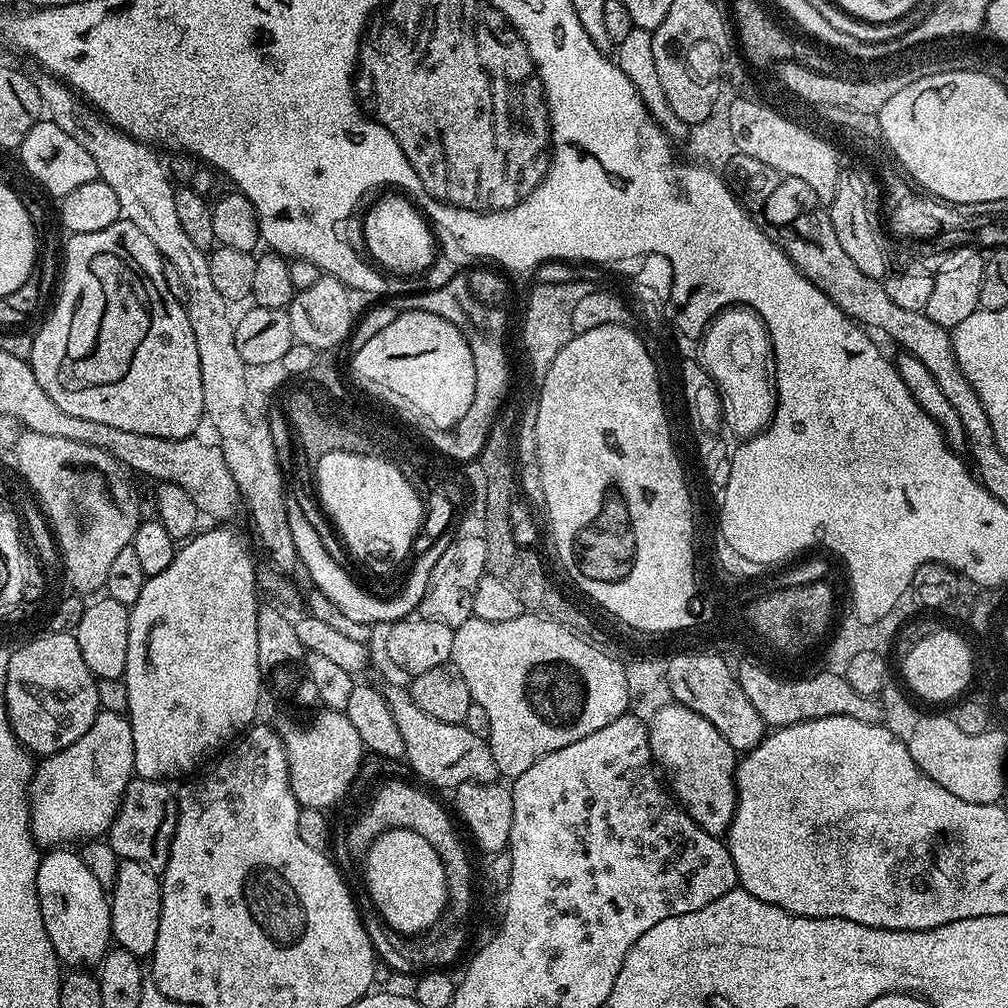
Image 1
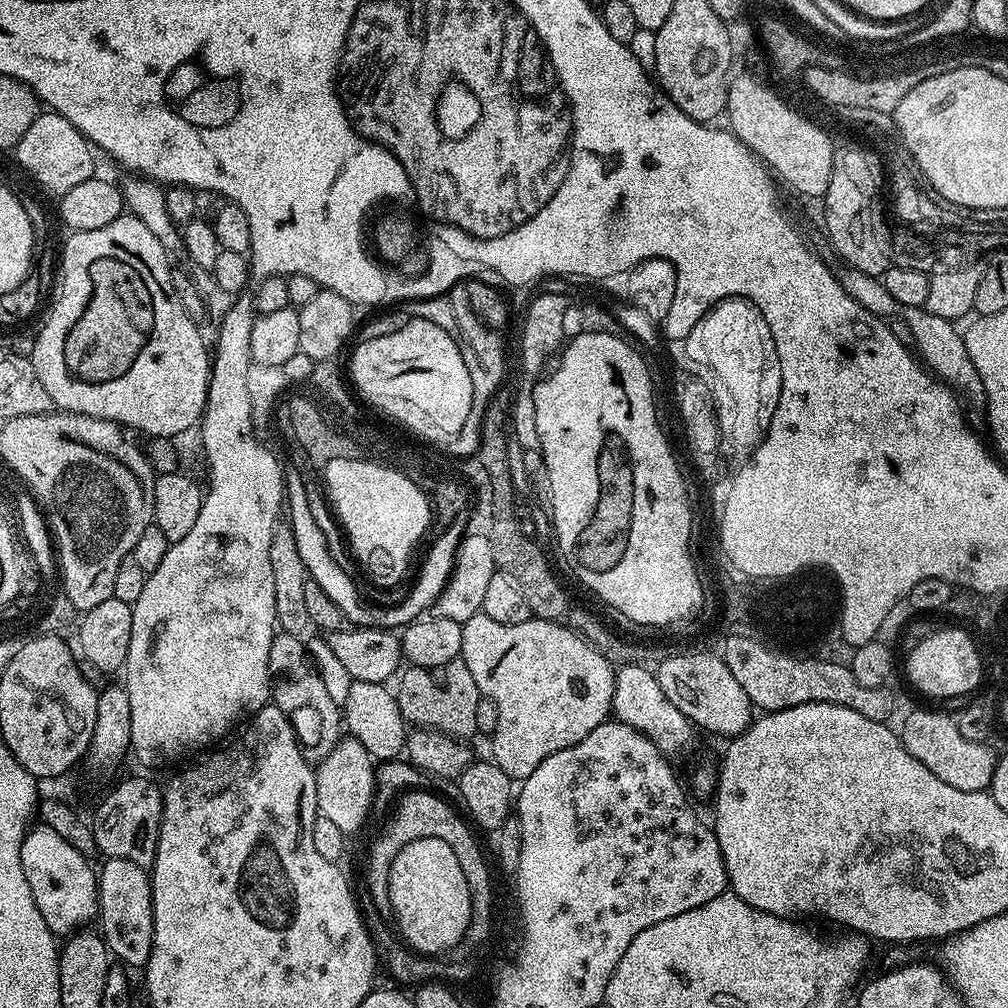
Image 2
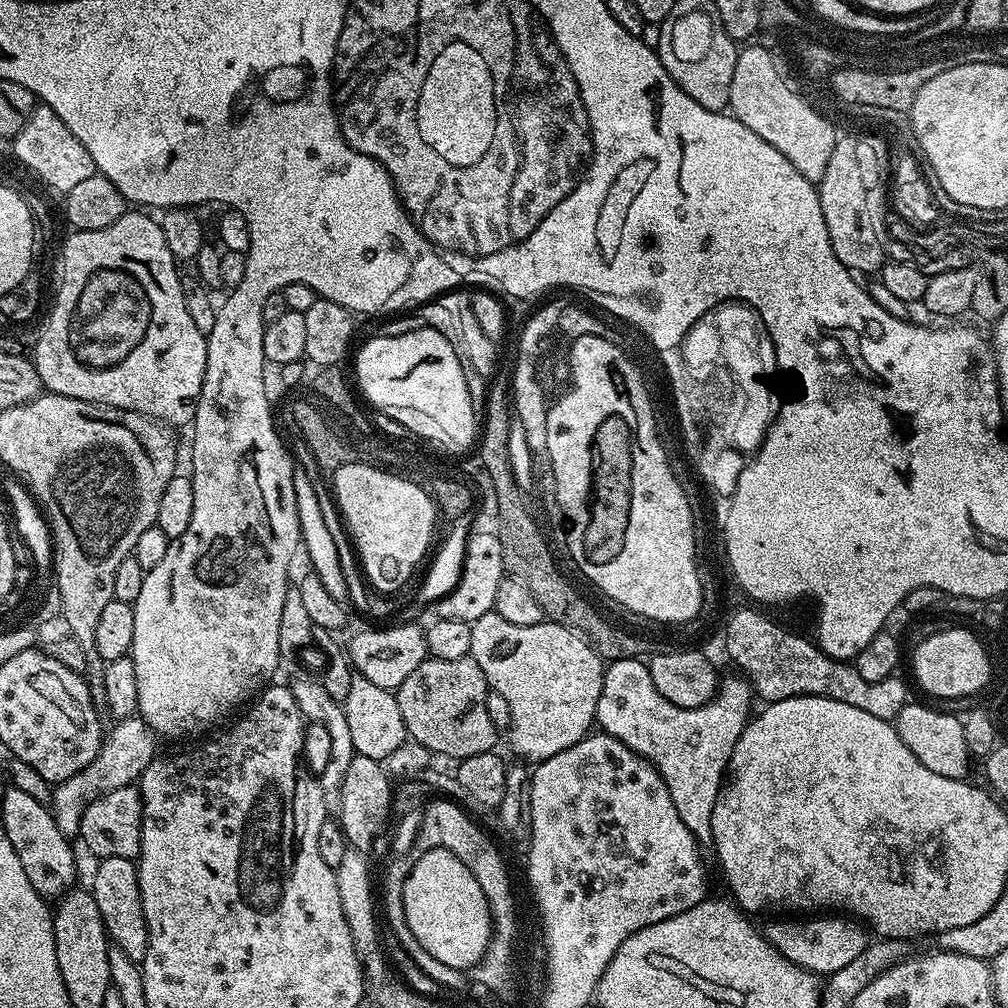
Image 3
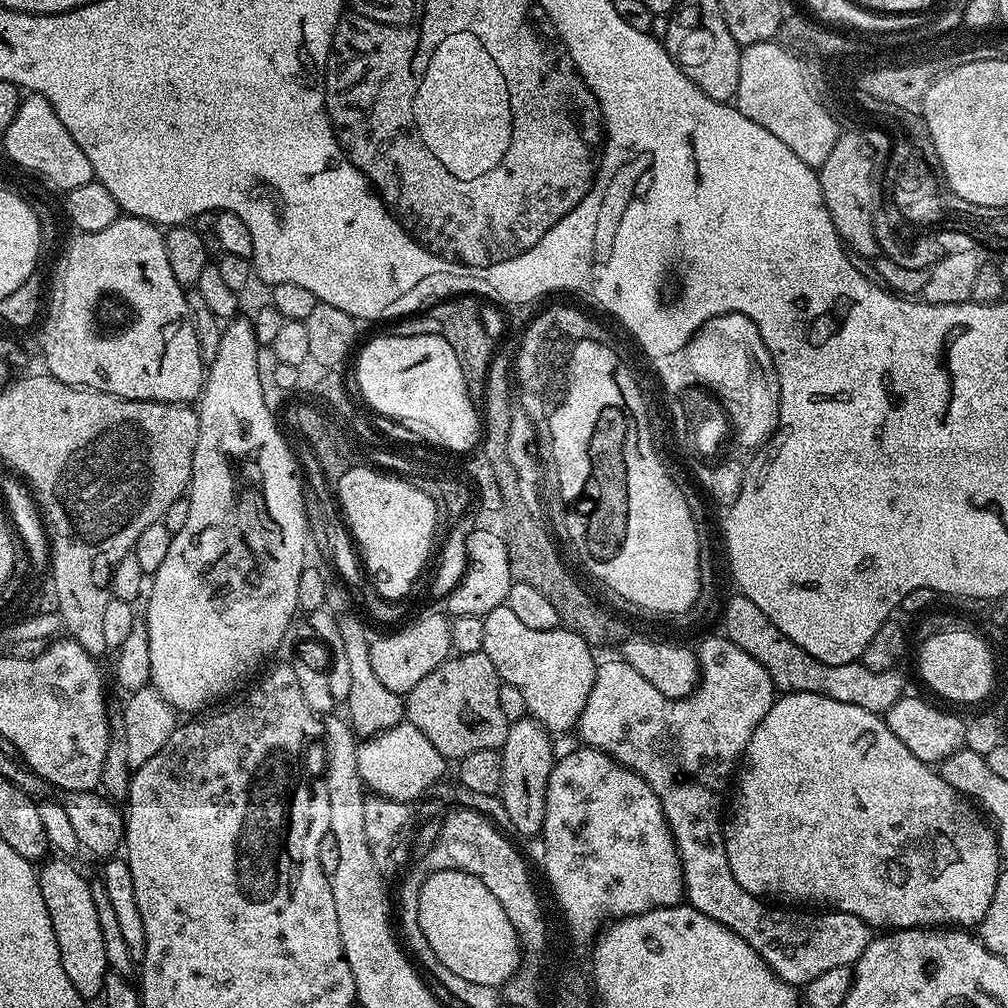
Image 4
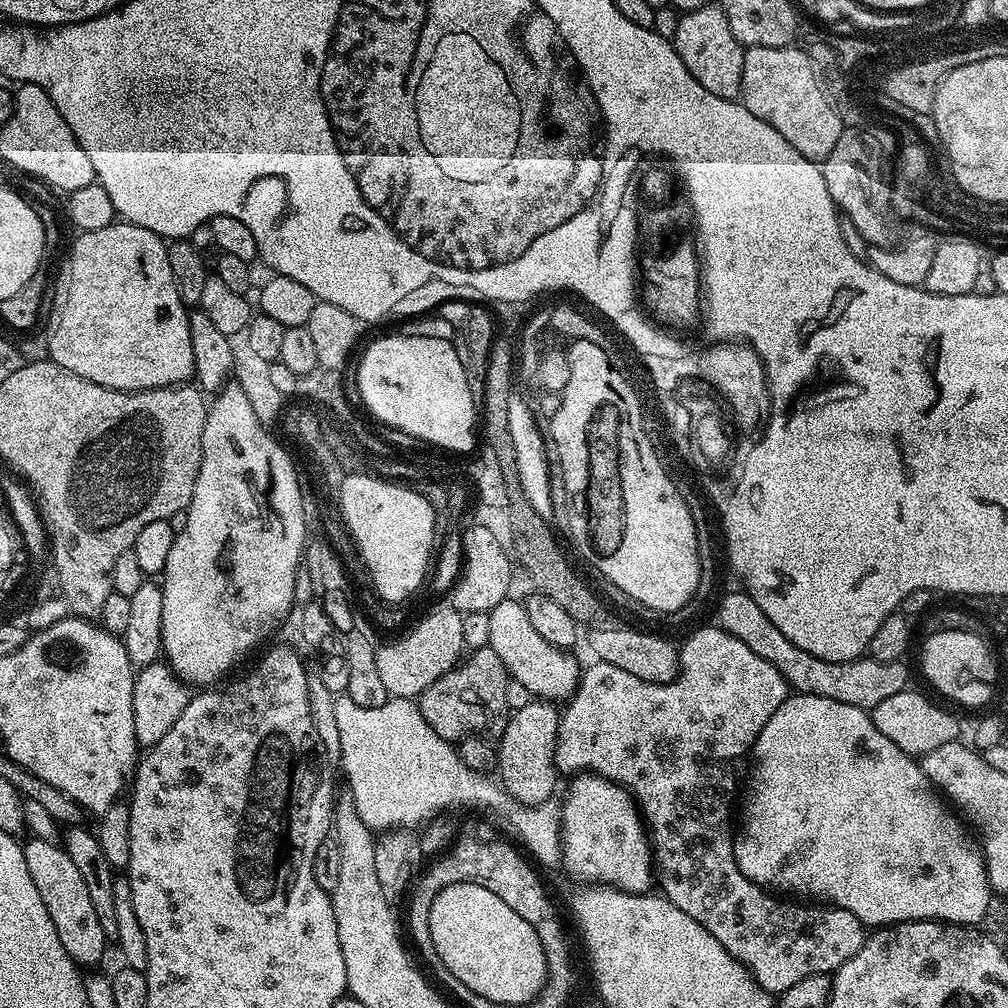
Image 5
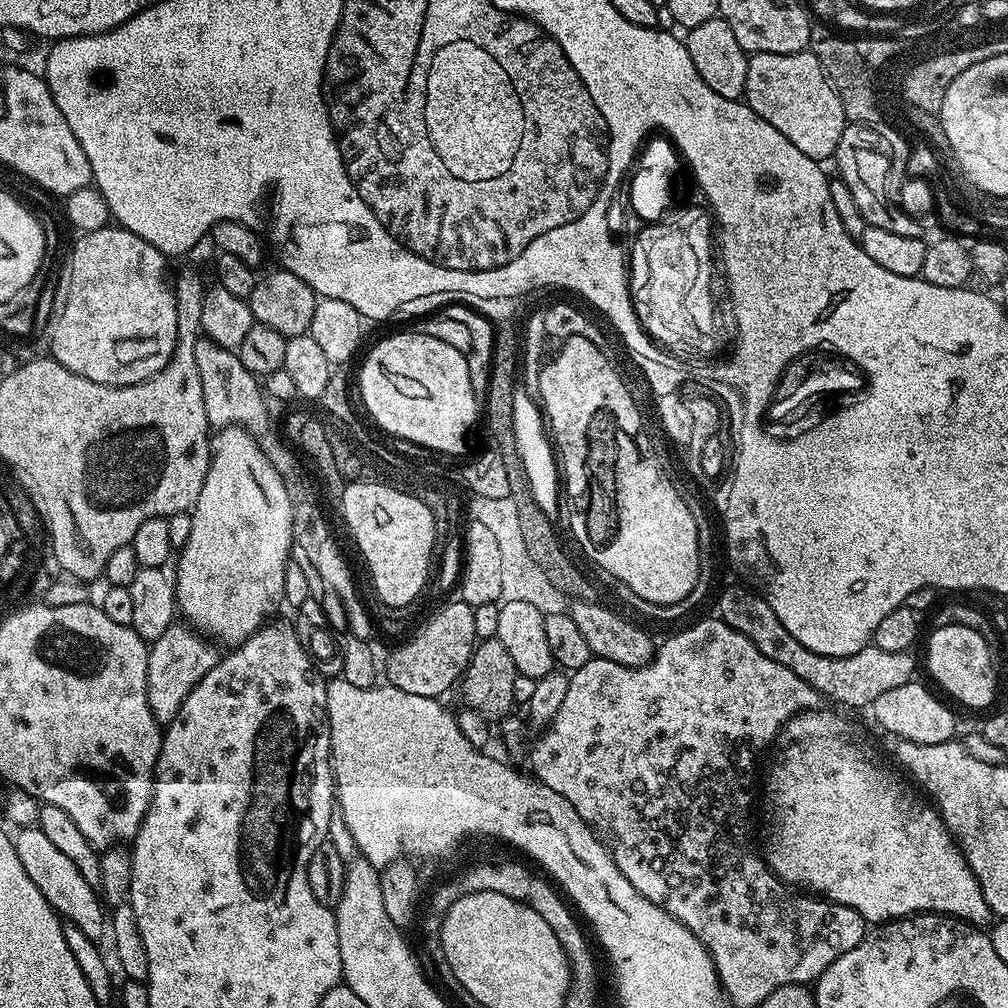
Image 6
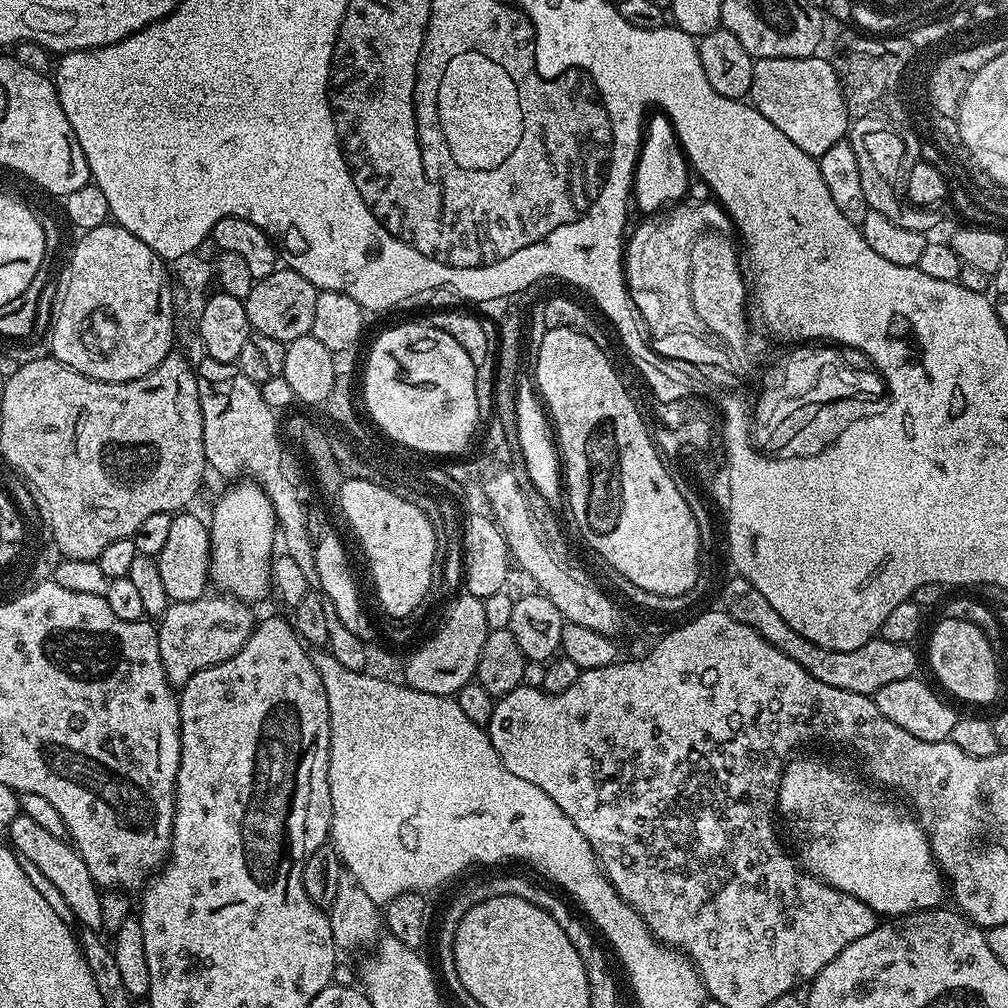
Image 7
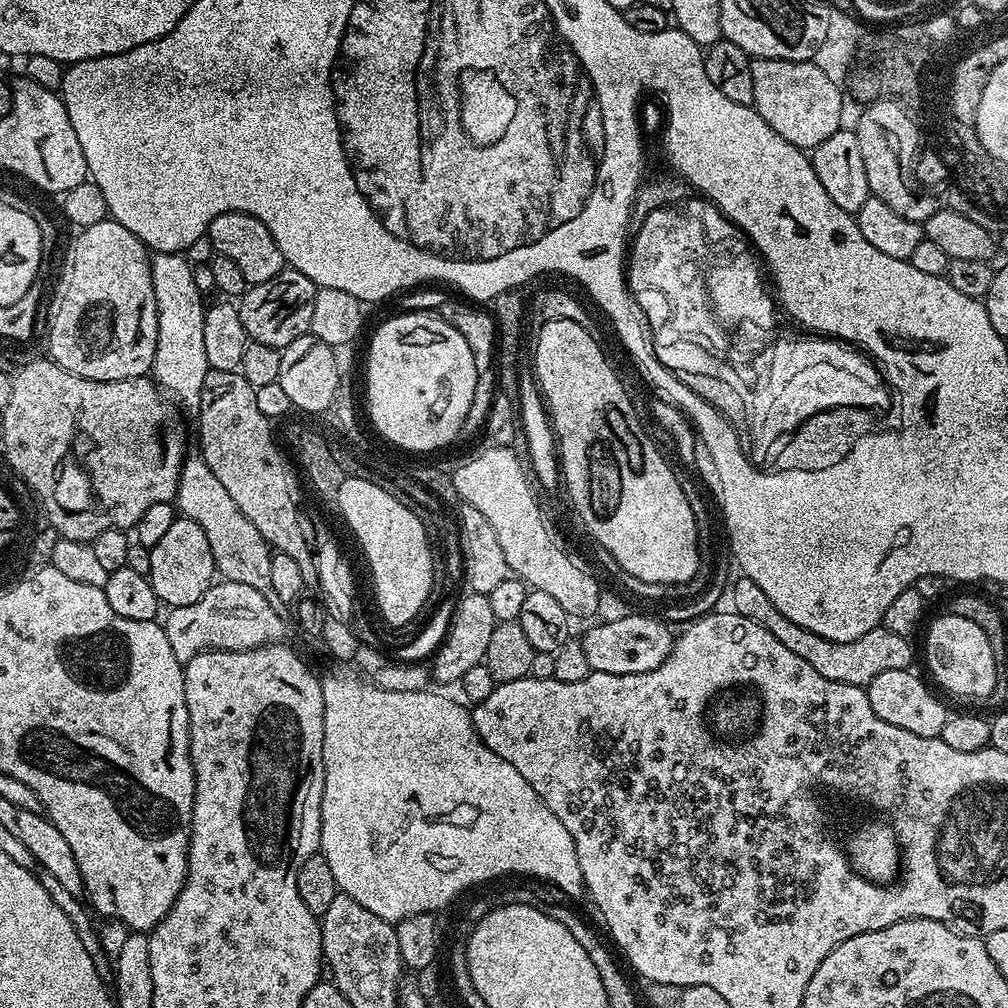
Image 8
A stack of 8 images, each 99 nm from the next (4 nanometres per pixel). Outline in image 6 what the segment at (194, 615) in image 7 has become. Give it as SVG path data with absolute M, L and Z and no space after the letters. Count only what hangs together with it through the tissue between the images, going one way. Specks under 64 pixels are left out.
M173 622L162 638L151 641L146 662L146 698L156 721L166 726L178 714L186 694L219 662L221 653L215 652L213 641L197 633L184 622Z

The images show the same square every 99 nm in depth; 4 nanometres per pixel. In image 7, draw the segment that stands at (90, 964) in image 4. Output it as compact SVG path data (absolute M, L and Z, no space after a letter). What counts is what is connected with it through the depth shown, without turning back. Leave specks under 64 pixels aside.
M23 814L16 816L14 822L10 822L6 836L7 843L14 849L16 855L34 862L35 866L42 870L42 875L55 885L73 910L77 925L82 928L102 929L104 904L100 901L101 889L94 882L94 878L90 878L90 870L86 870L84 859L77 854L76 849L65 837L49 834L44 827L38 826L38 822L33 822Z

